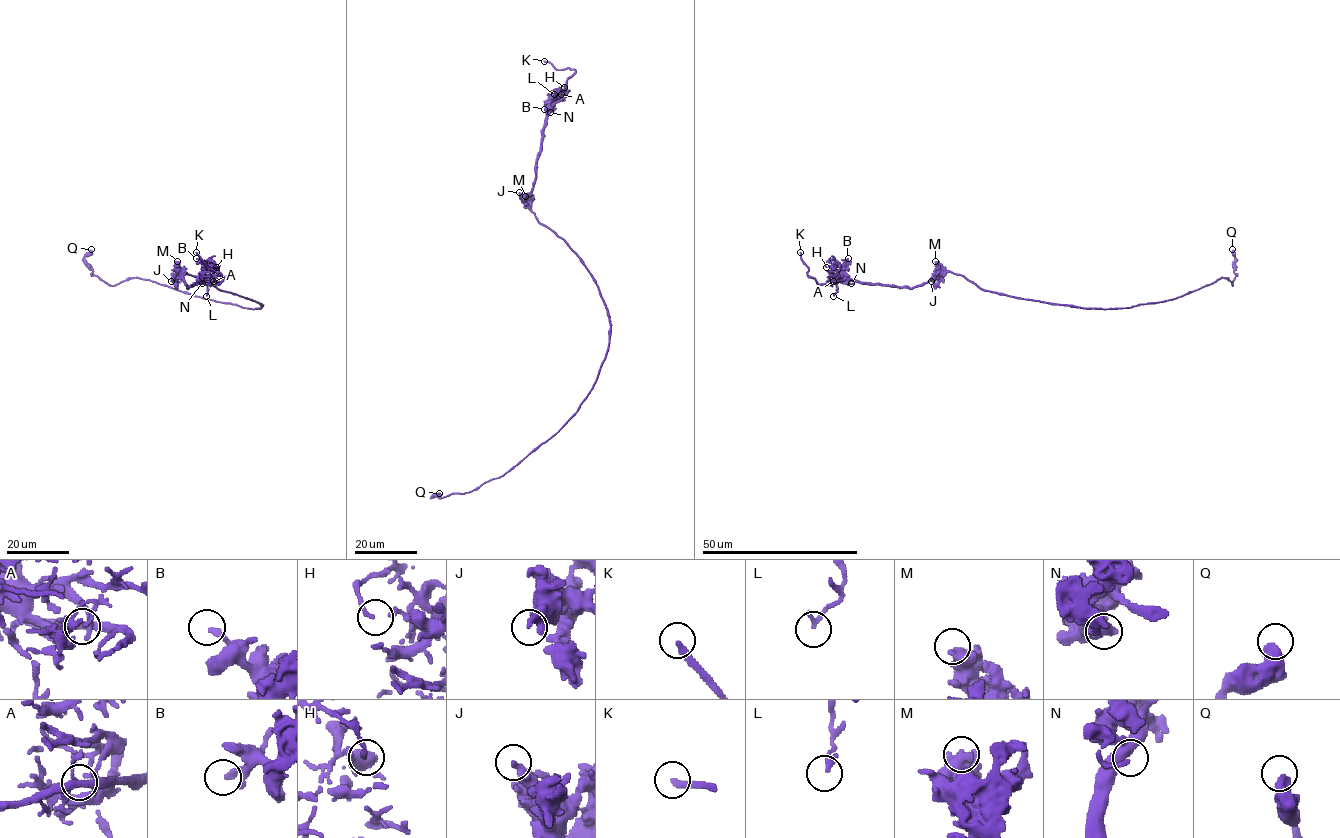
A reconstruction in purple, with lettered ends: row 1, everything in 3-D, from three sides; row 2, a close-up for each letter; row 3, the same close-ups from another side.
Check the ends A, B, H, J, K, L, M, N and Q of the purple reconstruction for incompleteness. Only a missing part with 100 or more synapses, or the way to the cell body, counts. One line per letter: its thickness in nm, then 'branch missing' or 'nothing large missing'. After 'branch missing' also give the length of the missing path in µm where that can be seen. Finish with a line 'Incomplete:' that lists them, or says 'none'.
A: 130 nm | nothing large missing
B: 220 nm | nothing large missing
H: 160 nm | nothing large missing
J: 240 nm | nothing large missing
K: 260 nm | branch missing | 30 µm
L: 200 nm | nothing large missing
M: 700 nm | nothing large missing
N: 160 nm | nothing large missing
Q: 500 nm | nothing large missing
Incomplete: K

